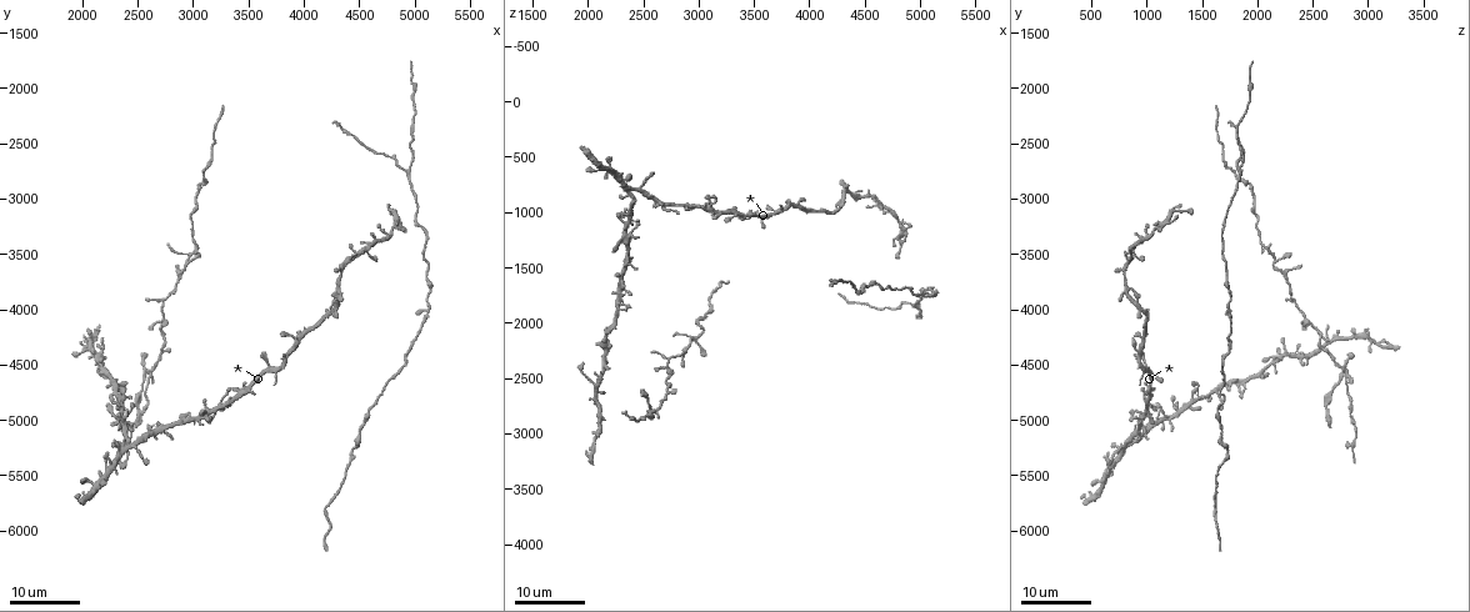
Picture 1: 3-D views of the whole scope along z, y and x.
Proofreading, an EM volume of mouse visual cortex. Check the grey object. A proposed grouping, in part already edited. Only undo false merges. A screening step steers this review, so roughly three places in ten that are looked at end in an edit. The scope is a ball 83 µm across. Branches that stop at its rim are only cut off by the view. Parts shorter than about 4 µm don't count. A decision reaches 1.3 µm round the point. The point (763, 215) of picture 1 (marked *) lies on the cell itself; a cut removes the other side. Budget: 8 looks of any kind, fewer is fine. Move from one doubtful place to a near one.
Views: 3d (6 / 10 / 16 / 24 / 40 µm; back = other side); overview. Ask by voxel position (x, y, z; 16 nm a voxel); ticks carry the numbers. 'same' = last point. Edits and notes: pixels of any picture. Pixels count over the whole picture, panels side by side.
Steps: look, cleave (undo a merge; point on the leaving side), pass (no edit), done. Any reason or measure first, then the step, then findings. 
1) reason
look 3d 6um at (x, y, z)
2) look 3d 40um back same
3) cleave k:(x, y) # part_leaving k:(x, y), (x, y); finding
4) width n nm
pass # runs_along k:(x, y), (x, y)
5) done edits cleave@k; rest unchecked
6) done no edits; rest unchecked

sudden change in width
look 3d 24um at (4420, 5400, 1660)

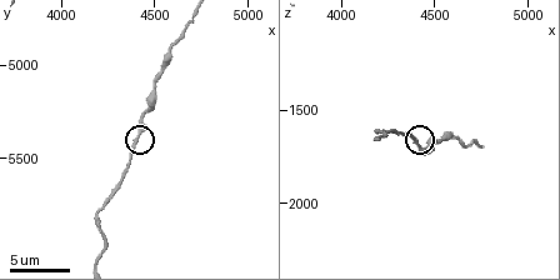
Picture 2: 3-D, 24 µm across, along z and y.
look 3d 6um at (4400, 5400, 1660)

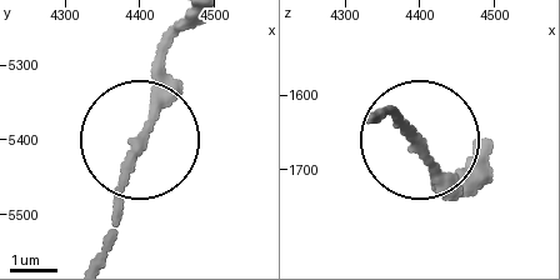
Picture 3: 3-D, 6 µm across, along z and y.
width 180 nm
pass # runs_along 3:(476, 166), (440, 190), (429, 154), (385, 106); one cell here

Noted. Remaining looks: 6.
two arms in line, one across
look 3d 16um at (4800, 3120, 1340)

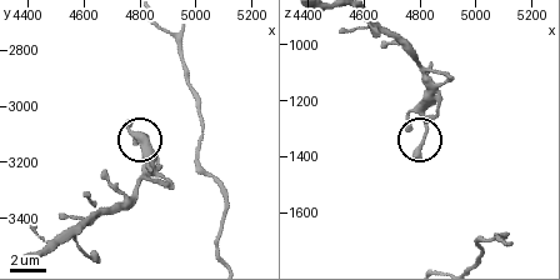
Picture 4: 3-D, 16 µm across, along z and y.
look 3d 6um same

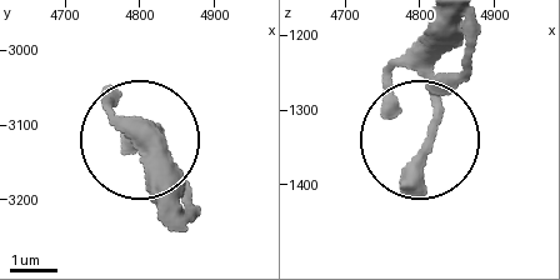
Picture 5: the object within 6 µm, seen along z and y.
pass # runs_along 5:(440, 23), (429, 139); one cell here

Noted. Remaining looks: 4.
thin neck
look 3d 16um at (4220, 3980, 940)

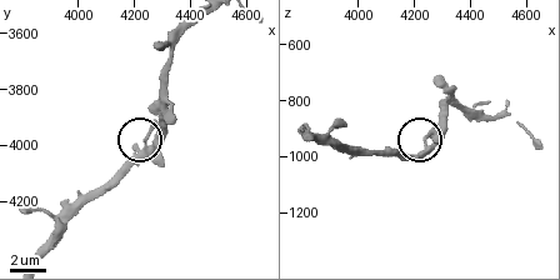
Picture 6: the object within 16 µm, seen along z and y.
look 3d 10um at (4250, 3980, 940)

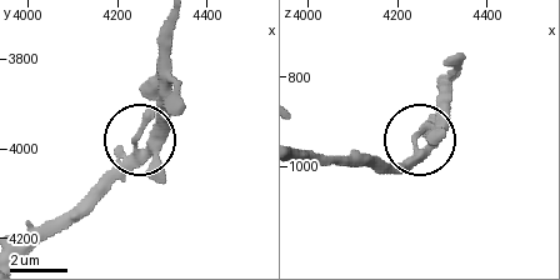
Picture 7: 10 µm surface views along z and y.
width 280 nm
pass # runs_along 7:(25, 255), (135, 143), (153, 79); all the same cell

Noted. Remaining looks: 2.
narrows sharply
look 3d 10um at (4660, 4780, 1680)

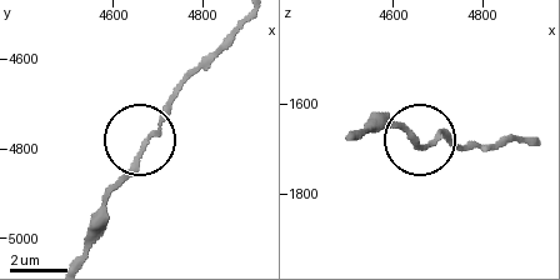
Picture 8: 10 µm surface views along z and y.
width 160 nm
pass # continuous, no second cell

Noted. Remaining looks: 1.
done no edits; rest unchecked

